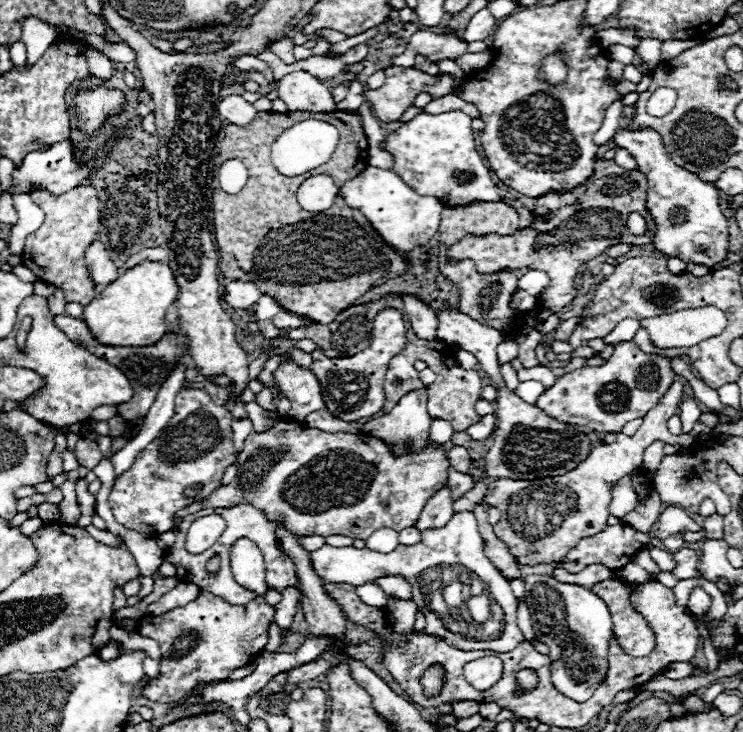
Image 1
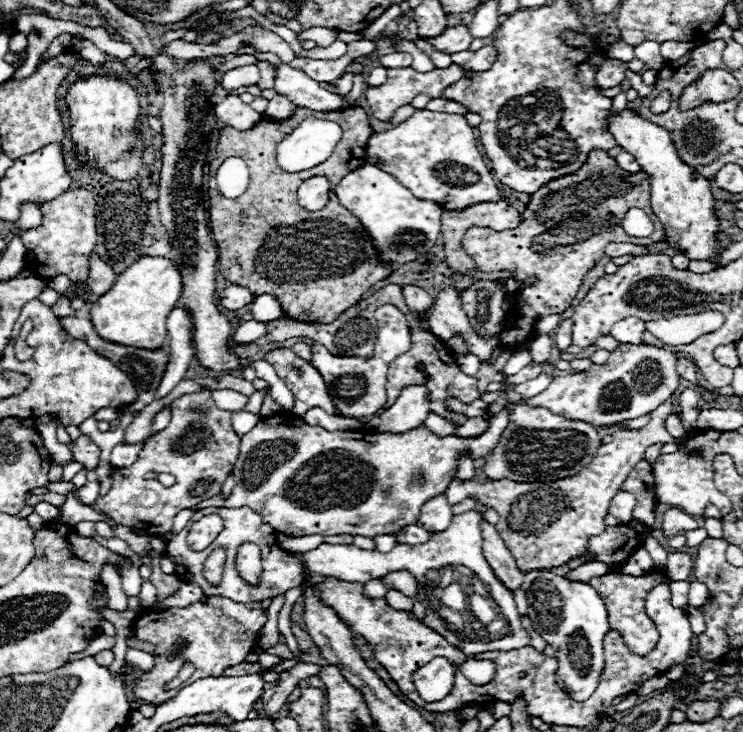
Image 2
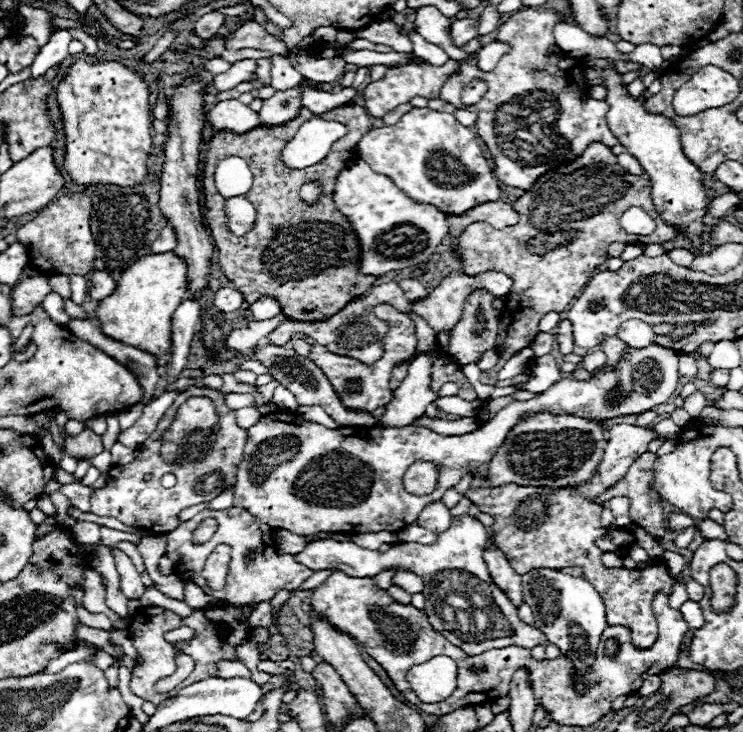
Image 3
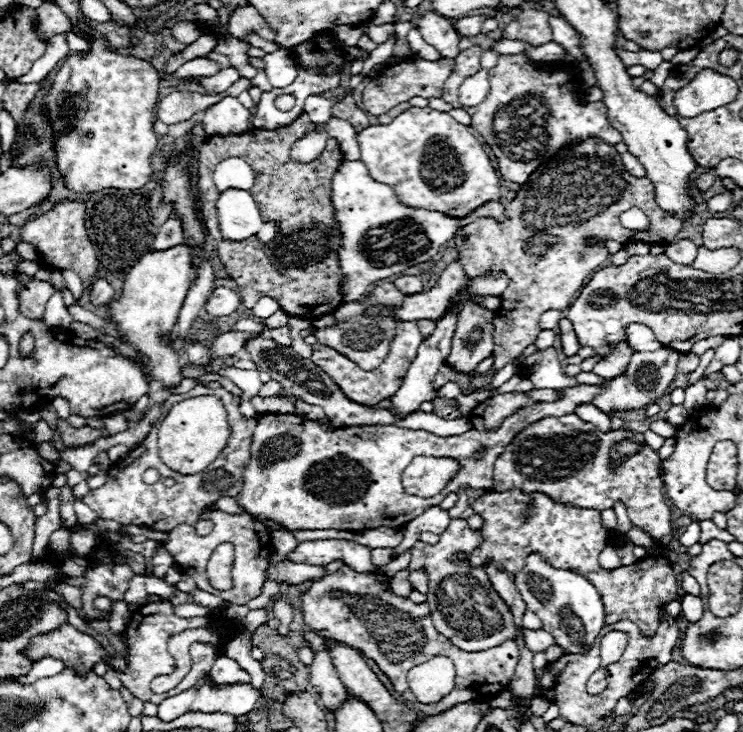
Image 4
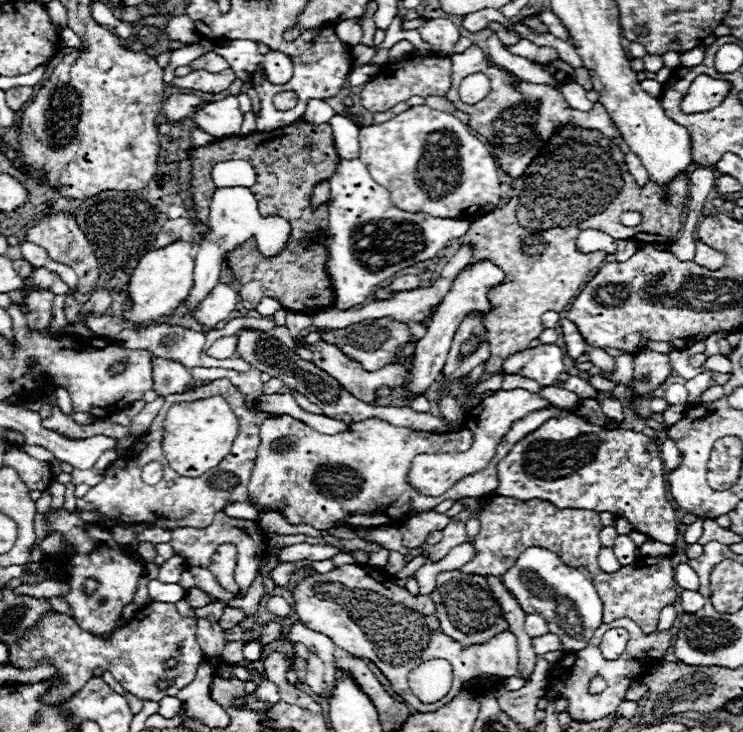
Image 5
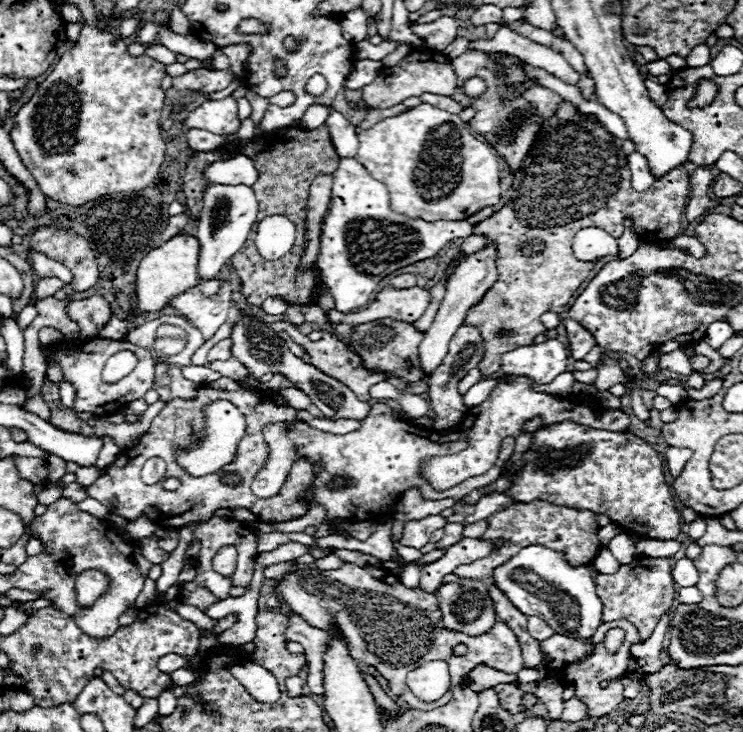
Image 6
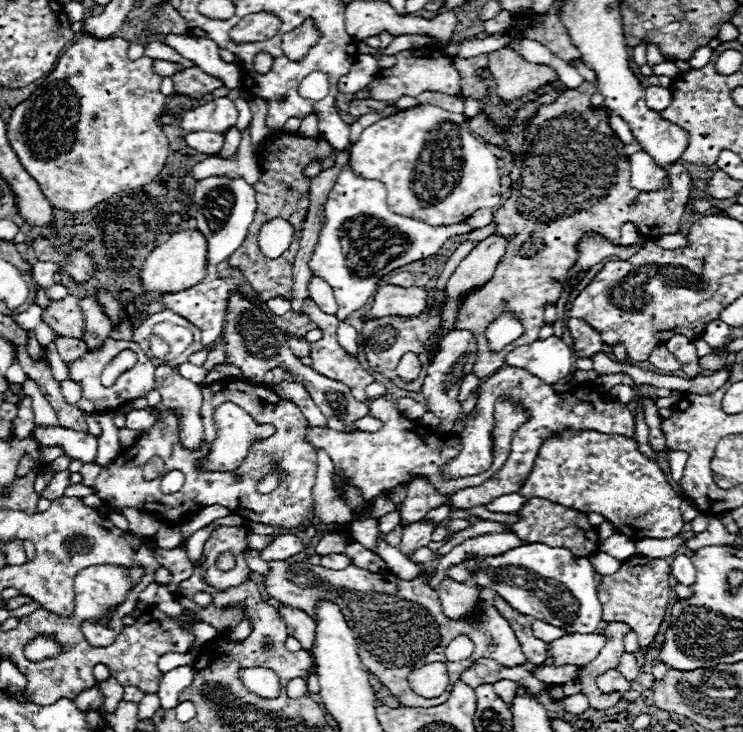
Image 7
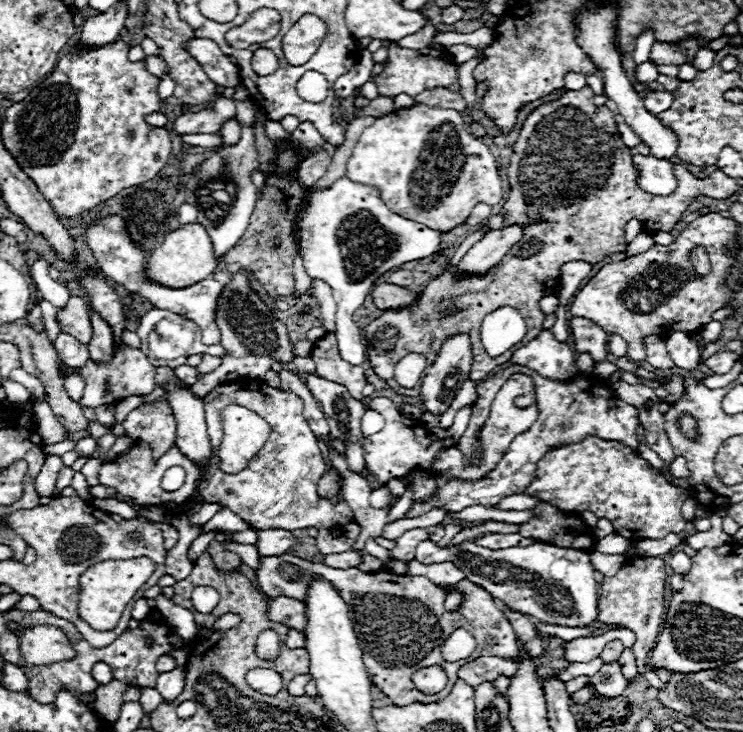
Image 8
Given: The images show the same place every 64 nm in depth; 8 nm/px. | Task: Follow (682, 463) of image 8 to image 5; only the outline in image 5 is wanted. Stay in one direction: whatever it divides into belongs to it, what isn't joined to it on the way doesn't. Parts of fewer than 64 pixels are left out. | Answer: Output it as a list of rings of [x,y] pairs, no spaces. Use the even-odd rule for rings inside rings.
[[[666,440],[662,444],[660,454],[662,454],[662,460],[664,460],[668,470],[676,470],[682,464],[682,452],[676,448],[676,444],[672,440]]]

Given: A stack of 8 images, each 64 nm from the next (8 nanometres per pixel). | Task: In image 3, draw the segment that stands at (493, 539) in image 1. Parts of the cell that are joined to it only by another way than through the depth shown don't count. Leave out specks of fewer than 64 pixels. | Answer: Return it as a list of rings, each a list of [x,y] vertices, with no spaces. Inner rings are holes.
[[[490,540],[488,546],[484,550],[484,562],[488,564],[488,572],[492,576],[492,582],[506,592],[508,598],[512,598],[512,604],[516,604],[516,608],[520,608],[520,604],[524,604],[522,600],[522,586],[520,586],[520,576],[510,568],[510,564],[506,562],[506,558],[502,556],[500,550],[496,550]]]

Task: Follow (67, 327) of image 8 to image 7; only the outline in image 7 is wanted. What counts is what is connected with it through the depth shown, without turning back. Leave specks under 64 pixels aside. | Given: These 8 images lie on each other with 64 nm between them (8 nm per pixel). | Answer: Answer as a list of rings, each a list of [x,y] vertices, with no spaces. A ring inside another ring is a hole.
[[[66,296],[64,300],[50,302],[42,312],[42,320],[60,336],[68,336],[82,340],[84,338],[84,314],[80,312],[76,296]]]

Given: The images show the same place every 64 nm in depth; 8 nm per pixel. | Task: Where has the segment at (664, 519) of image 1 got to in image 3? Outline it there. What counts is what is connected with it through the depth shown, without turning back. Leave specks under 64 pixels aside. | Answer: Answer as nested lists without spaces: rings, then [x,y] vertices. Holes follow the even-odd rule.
[[[673,513],[668,520],[668,528],[672,531],[681,530],[696,525],[695,519],[683,513]]]

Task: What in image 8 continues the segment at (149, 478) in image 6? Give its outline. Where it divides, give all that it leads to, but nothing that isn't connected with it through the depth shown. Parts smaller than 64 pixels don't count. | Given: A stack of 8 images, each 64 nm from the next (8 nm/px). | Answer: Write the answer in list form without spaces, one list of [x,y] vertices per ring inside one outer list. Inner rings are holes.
[[[166,400],[148,402],[132,410],[124,420],[124,430],[130,438],[146,440],[154,460],[168,452],[176,442],[176,418]]]

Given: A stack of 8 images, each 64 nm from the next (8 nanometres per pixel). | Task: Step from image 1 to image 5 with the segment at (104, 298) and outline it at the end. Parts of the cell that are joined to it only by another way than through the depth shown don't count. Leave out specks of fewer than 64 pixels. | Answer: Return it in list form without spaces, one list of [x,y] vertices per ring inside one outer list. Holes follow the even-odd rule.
[[[176,240],[164,248],[152,250],[140,258],[138,266],[132,272],[130,278],[130,298],[132,298],[132,308],[124,312],[124,320],[130,322],[146,322],[152,318],[160,318],[164,314],[170,314],[180,302],[188,296],[190,288],[194,286],[194,258],[192,258],[192,242]],[[152,358],[152,370],[154,370],[154,390],[160,396],[176,394],[176,392],[188,392],[190,388],[190,374],[188,368],[184,368],[178,362]]]

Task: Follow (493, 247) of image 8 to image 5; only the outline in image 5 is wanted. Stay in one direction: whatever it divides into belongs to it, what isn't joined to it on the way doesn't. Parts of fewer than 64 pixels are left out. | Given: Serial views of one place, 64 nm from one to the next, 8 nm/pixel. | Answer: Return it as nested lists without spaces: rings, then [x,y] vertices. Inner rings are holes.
[[[480,260],[472,266],[466,266],[460,276],[454,280],[452,288],[448,290],[448,294],[444,296],[442,304],[438,306],[438,310],[434,312],[432,316],[432,322],[428,326],[428,332],[424,338],[418,340],[416,344],[416,358],[414,358],[414,372],[412,372],[412,380],[408,380],[410,388],[404,392],[404,396],[410,396],[410,394],[416,394],[420,396],[430,384],[434,384],[434,380],[438,378],[444,362],[446,362],[446,356],[448,356],[448,350],[450,350],[450,344],[452,344],[452,338],[460,326],[460,320],[464,320],[464,314],[472,312],[472,310],[490,310],[490,302],[488,302],[488,290],[496,284],[500,284],[504,280],[504,274],[500,268],[496,268],[490,260]]]

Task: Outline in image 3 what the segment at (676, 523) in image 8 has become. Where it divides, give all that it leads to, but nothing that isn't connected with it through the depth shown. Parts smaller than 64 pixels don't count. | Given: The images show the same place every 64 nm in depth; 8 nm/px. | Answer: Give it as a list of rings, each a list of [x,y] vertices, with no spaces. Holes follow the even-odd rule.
[[[538,412],[520,420],[508,440],[490,460],[490,484],[520,484],[532,488],[574,488],[588,482],[604,456],[608,440],[598,424],[578,416],[552,416]],[[644,452],[644,456],[638,456],[634,460],[632,468],[628,468],[626,476],[622,480],[618,480],[612,488],[608,488],[608,492],[604,492],[604,496],[594,498],[594,502],[596,504],[606,504],[608,500],[612,500],[616,496],[628,496],[628,498],[632,498],[630,520],[634,524],[638,524],[640,528],[644,528],[654,538],[662,538],[666,534],[666,516],[664,516],[664,508],[662,508],[660,494],[654,490],[654,462],[656,462],[656,458],[658,456],[652,454],[652,452]]]

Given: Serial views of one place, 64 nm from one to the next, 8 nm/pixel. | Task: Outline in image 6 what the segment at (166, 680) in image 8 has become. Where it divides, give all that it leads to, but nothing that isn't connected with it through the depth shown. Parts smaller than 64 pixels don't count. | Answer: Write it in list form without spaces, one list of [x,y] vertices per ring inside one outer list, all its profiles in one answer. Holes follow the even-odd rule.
[[[180,668],[171,673],[174,687],[189,685],[195,681],[193,669]],[[168,689],[163,691],[158,696],[158,704],[160,704],[160,714],[164,714],[164,716],[172,714],[176,710],[176,696],[174,696],[173,690]]]

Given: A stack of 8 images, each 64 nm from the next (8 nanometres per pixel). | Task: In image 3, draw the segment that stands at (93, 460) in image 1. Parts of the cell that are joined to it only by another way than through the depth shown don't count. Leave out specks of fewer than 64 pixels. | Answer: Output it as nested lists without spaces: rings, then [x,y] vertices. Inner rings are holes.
[[[82,430],[76,436],[66,436],[64,446],[74,458],[92,458],[102,452],[102,440],[92,430]]]

